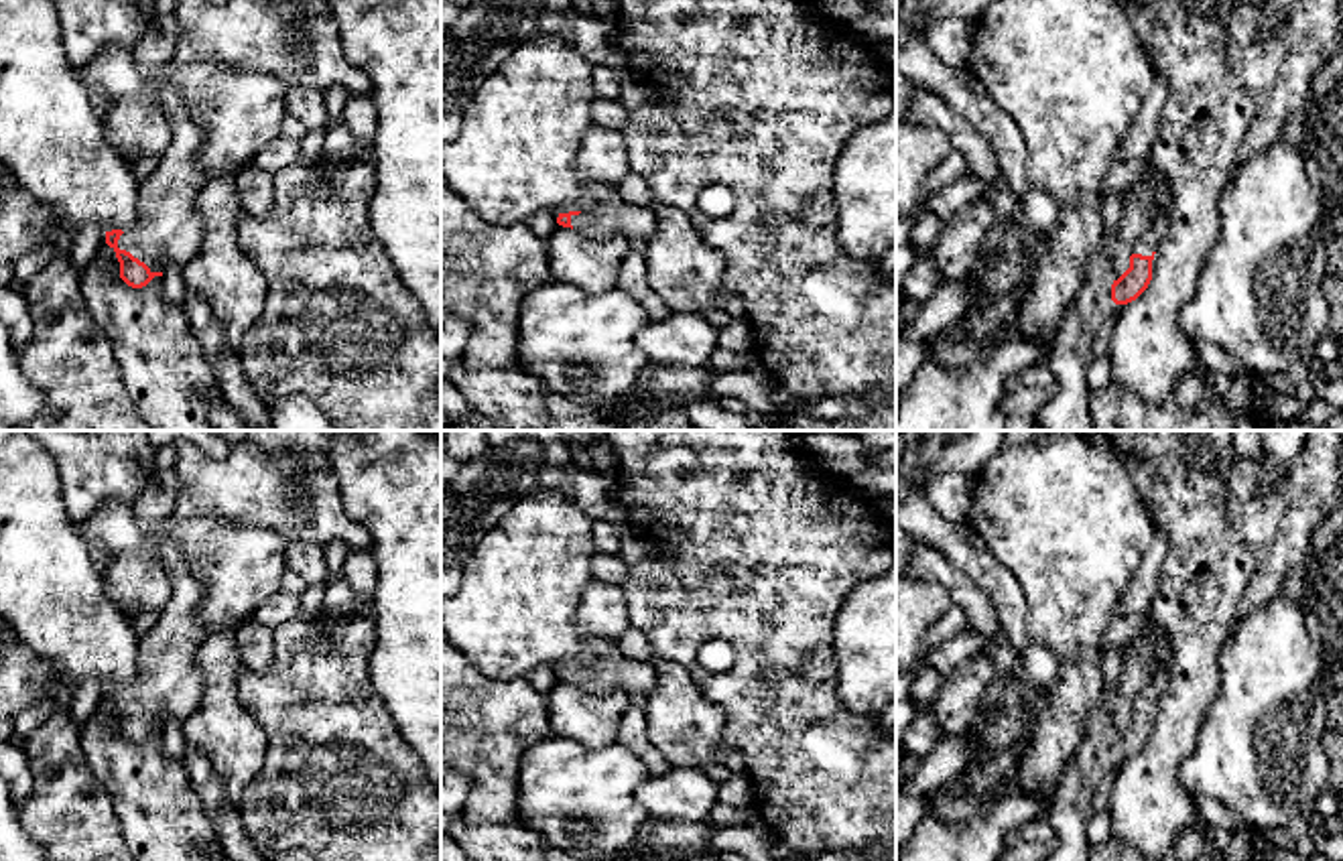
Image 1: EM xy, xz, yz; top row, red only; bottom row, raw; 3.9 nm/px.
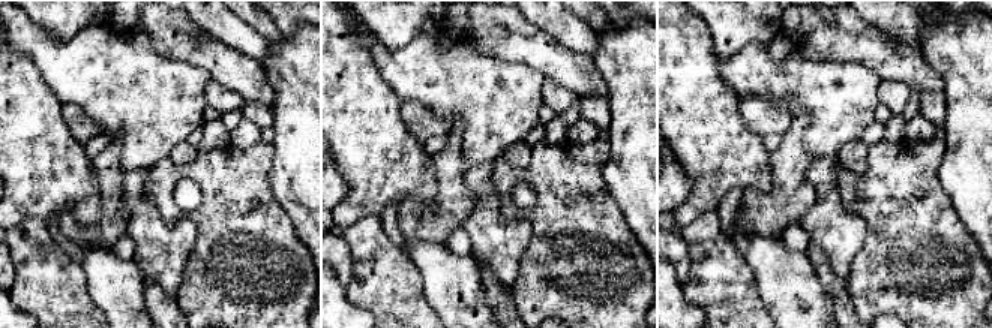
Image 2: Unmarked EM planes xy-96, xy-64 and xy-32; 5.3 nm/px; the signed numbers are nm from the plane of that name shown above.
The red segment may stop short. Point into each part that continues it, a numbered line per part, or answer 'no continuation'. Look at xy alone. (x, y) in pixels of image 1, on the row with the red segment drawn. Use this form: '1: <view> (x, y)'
1: xy (167, 232)

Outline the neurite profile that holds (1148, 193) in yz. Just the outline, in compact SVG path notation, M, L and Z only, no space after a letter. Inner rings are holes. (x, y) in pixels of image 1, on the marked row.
M1150 169L1126 191L1122 221L1117 227L1117 242L1111 252L1107 276L1117 280L1130 268L1132 244L1152 223L1158 209L1168 207L1168 189L1164 179Z

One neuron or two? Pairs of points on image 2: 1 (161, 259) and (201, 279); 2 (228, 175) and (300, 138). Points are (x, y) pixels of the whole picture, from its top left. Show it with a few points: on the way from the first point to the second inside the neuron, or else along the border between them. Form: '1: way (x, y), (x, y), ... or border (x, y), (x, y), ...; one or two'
1: border (197, 238), (174, 297); two
2: border (273, 144), (269, 186); two

